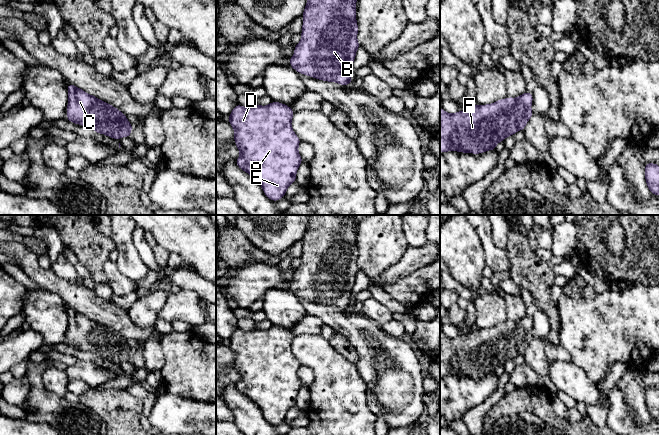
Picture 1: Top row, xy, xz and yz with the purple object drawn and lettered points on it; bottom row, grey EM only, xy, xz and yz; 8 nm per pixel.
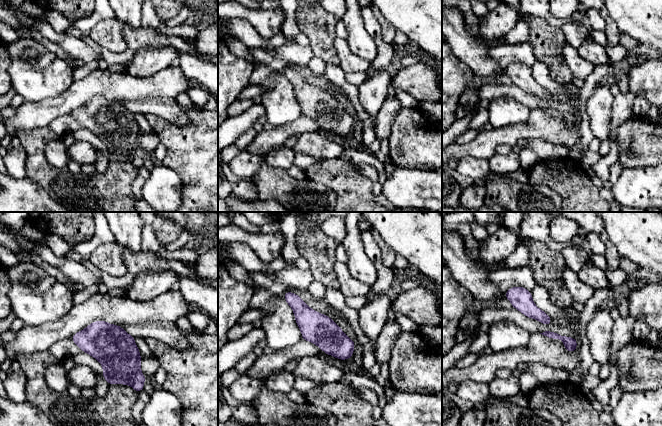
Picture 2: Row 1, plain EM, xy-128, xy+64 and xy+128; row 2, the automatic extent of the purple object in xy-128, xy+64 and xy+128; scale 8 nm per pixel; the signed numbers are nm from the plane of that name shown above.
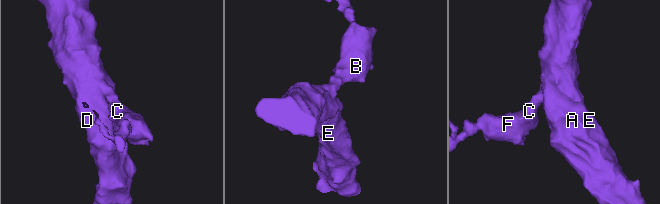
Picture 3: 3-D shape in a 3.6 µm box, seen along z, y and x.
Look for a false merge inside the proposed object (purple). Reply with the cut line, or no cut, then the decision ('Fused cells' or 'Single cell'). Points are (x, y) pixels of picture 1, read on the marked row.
No split. Single cell

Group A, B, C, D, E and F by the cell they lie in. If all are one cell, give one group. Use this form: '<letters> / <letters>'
A B C D E F

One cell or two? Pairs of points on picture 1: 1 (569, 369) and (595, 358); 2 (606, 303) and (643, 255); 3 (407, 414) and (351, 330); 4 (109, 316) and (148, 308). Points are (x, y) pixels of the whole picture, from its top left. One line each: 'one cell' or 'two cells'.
1: two cells
2: two cells
3: one cell
4: two cells

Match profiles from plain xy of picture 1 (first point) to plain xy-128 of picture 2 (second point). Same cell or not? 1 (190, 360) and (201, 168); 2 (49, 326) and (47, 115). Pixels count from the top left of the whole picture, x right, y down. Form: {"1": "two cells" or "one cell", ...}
{"1": "one cell", "2": "two cells"}

